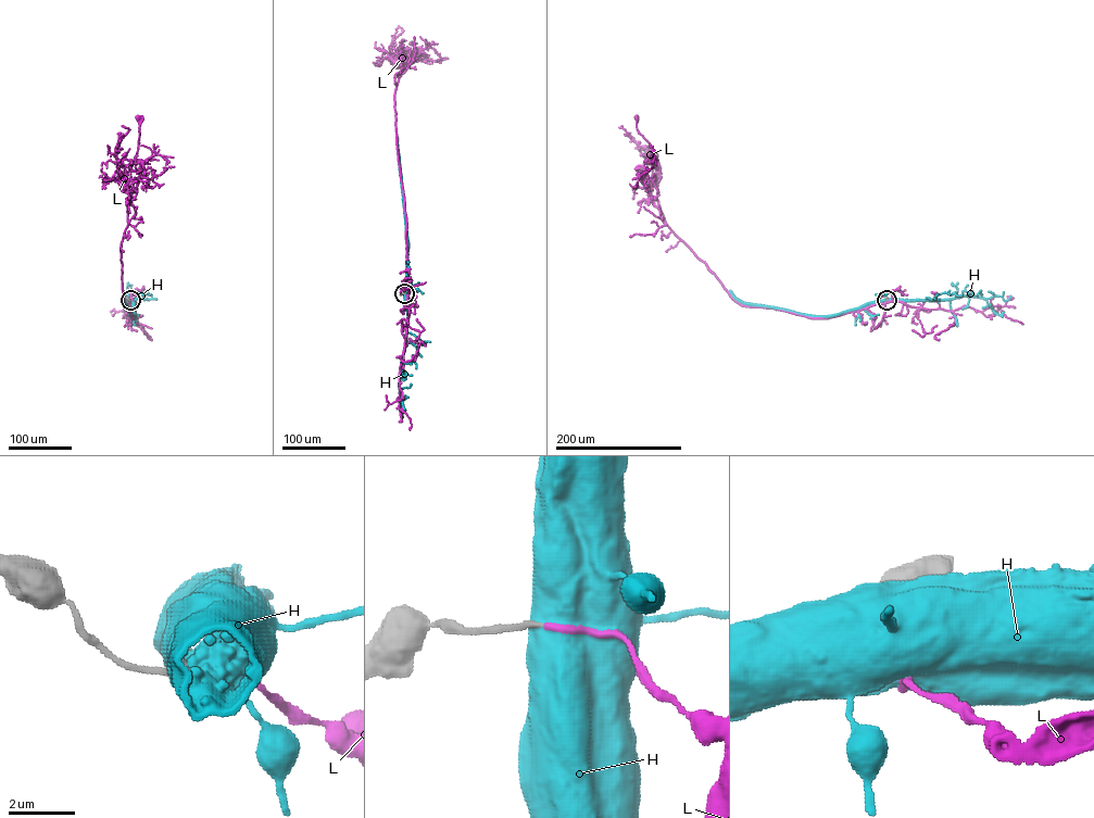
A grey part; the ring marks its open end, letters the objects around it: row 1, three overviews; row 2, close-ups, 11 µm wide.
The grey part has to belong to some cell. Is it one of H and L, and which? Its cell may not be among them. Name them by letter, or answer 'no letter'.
L

